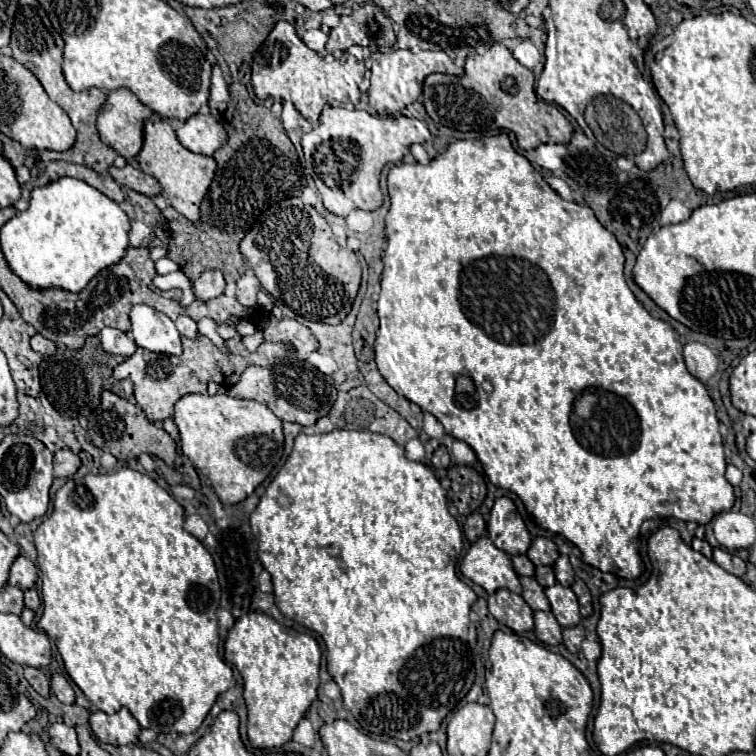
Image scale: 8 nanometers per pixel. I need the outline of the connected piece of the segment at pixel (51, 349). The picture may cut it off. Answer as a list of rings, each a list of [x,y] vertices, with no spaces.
[[[36,333],[36,335],[30,339],[30,345],[32,345],[34,351],[38,351],[38,353],[42,353],[42,355],[54,355],[54,353],[56,353],[56,345],[54,345],[50,339],[42,337],[40,333]]]

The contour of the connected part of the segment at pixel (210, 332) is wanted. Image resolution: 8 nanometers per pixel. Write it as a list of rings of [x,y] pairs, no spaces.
[[[200,319],[200,321],[198,321],[198,331],[200,331],[204,337],[208,337],[216,347],[220,347],[220,351],[228,351],[226,341],[216,333],[216,323],[214,323],[212,319]]]

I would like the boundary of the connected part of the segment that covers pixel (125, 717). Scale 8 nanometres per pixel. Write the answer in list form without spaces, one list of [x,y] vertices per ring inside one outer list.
[[[120,709],[114,715],[108,715],[104,711],[94,711],[90,715],[90,727],[100,741],[116,747],[136,743],[140,733],[140,725],[130,715],[128,709]]]

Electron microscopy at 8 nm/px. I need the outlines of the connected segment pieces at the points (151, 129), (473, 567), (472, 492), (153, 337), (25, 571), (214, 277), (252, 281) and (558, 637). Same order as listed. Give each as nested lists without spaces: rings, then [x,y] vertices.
[[[160,117],[148,119],[144,123],[142,131],[144,131],[144,145],[142,145],[142,151],[138,153],[140,169],[158,179],[164,195],[168,197],[170,205],[178,213],[182,213],[190,221],[198,221],[200,219],[200,201],[204,199],[204,195],[210,187],[210,181],[214,177],[214,169],[216,169],[214,159],[192,153],[186,147],[182,147],[172,125]]]
[[[486,535],[472,543],[472,547],[460,563],[460,573],[476,585],[484,587],[488,593],[494,593],[498,589],[522,593],[510,557],[498,547],[494,547],[494,543]]]
[[[454,465],[448,469],[446,475],[452,481],[452,503],[456,505],[460,515],[470,515],[474,513],[484,497],[486,497],[486,481],[484,477],[468,467],[468,465]]]
[[[136,305],[130,313],[130,323],[132,323],[132,337],[138,347],[164,355],[182,353],[180,333],[168,315],[148,305]]]
[[[18,555],[10,567],[8,583],[16,585],[20,589],[30,589],[36,585],[36,579],[38,579],[36,565],[30,559],[26,559],[24,555]]]
[[[204,271],[204,275],[200,275],[194,281],[194,289],[196,289],[196,297],[202,301],[208,301],[212,297],[218,297],[224,291],[224,277],[222,271]]]
[[[242,275],[236,283],[236,299],[246,307],[258,307],[256,293],[260,289],[260,281],[254,275]]]
[[[534,611],[534,633],[538,641],[546,645],[558,645],[562,643],[562,627],[554,619],[552,613],[546,611]]]

